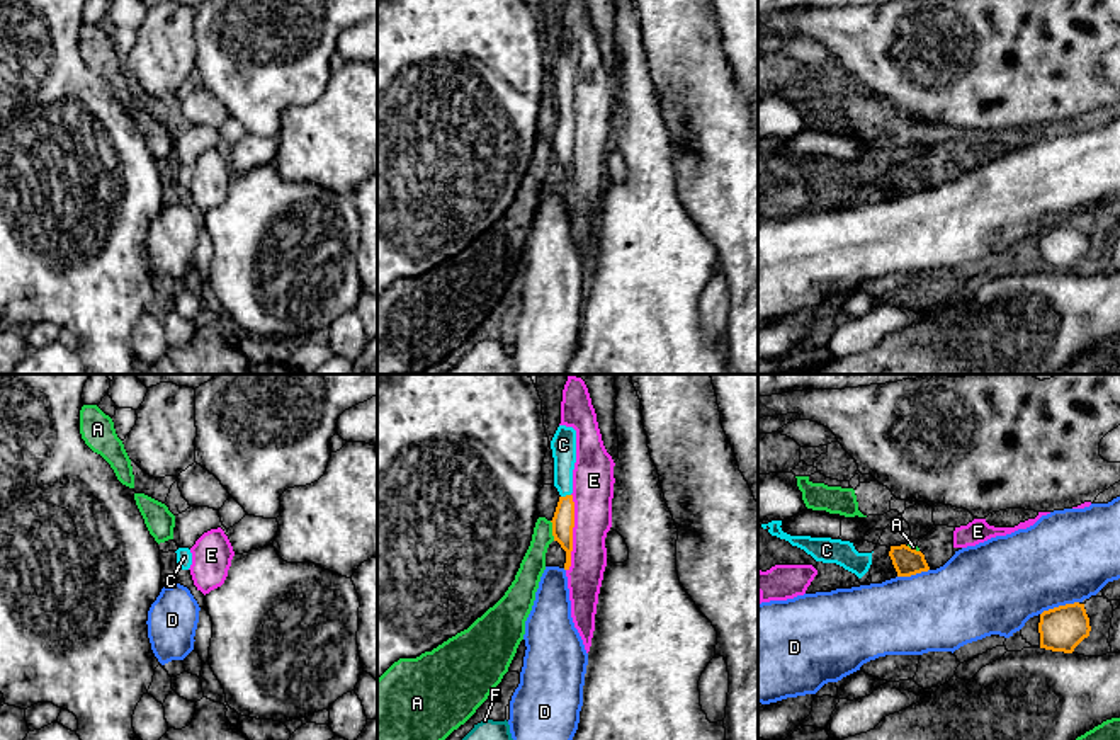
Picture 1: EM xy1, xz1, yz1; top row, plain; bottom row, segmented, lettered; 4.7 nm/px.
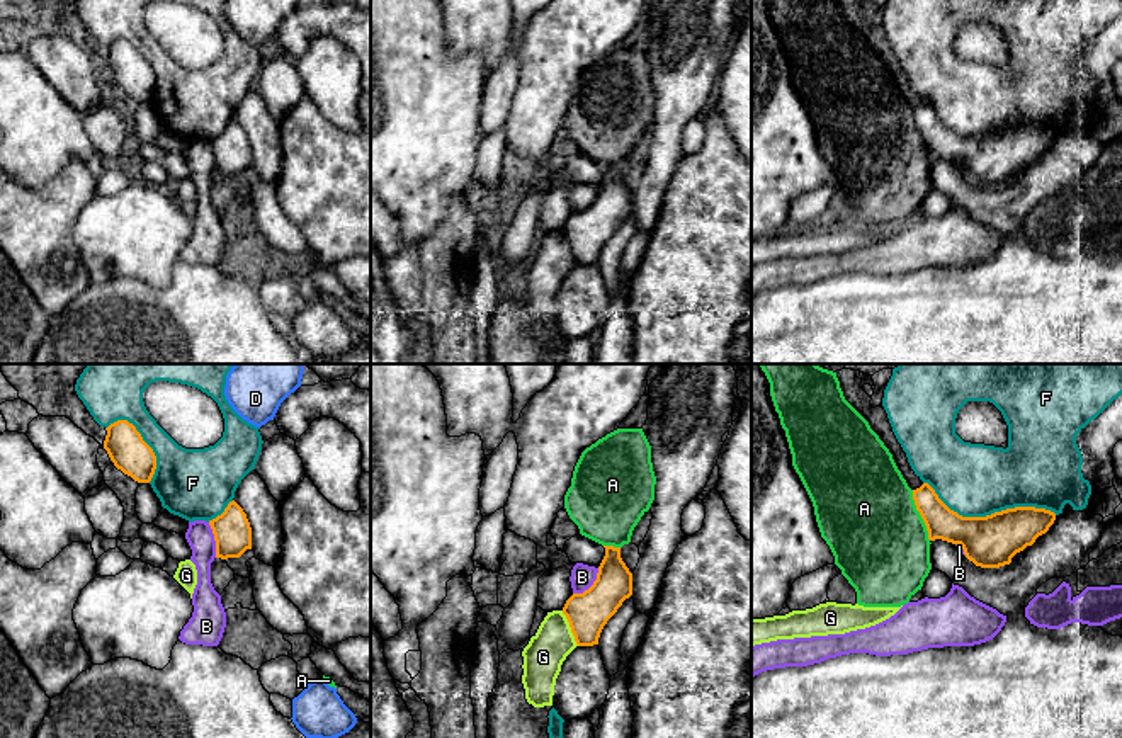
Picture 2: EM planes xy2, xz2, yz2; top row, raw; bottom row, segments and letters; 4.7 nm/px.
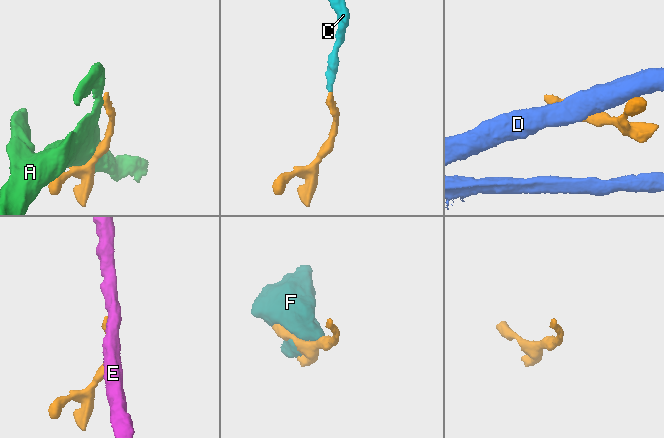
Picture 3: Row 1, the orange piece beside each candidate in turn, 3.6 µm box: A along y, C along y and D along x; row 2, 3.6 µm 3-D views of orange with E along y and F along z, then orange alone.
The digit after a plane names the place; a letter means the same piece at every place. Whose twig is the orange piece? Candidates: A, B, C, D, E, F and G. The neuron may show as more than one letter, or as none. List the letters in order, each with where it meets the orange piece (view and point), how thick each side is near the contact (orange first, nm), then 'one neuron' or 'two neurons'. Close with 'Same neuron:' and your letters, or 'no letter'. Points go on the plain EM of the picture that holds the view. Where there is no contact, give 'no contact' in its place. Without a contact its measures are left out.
A: contact yz2 (920, 133); calibres 150 and 460 nm; two neurons
B: contact xz2 (592, 204); calibres 200 and 110 nm; two neurons
C: contact xz1 (566, 114); calibres 110 and 120 nm; one neuron
D: contact yz1 (1059, 225); calibres 220 and 440 nm; two neurons
E: contact xz1 (571, 152); calibres 110 and 190 nm; two neurons
F: contact yz2 (990, 135); calibres 240 and 340 nm; two neurons
G: contact xz2 (570, 245); calibres 200 and 190 nm; two neurons
Same neuron: C

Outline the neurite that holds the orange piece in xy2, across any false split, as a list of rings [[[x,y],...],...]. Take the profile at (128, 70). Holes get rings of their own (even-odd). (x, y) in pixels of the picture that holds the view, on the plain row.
[[[117,39],[105,49],[104,68],[114,85],[138,102],[150,102],[156,88],[156,75],[136,46],[128,39]]]

